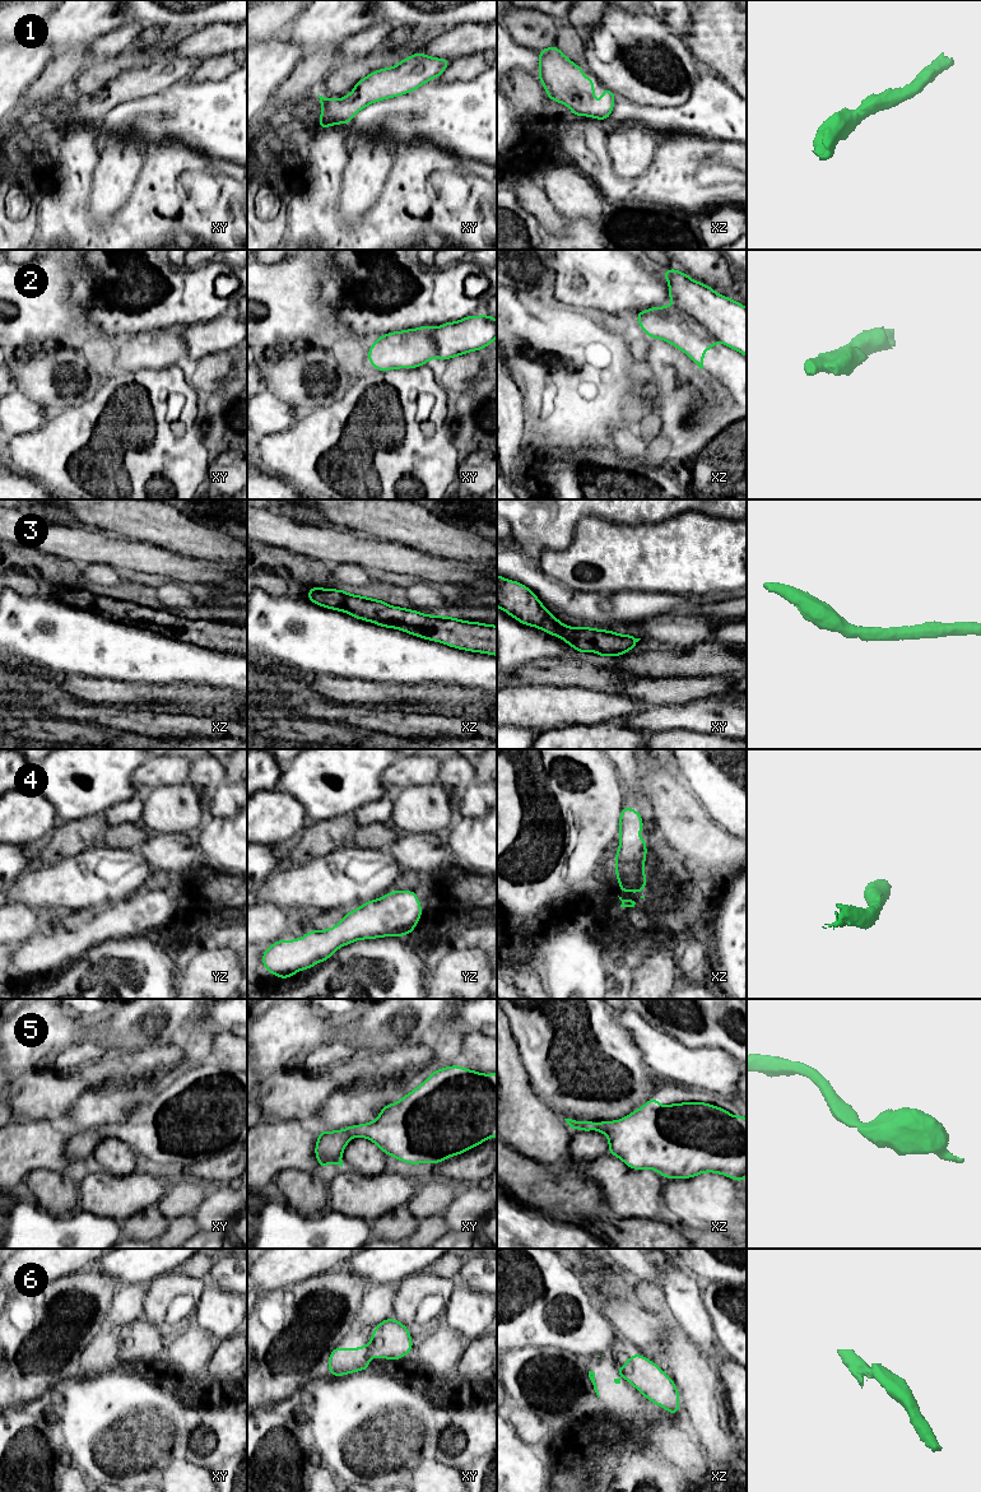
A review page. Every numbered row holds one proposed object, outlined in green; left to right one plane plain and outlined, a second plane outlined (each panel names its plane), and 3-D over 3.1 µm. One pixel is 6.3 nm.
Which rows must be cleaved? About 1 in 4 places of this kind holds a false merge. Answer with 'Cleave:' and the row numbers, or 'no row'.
Cleave: 2, 6

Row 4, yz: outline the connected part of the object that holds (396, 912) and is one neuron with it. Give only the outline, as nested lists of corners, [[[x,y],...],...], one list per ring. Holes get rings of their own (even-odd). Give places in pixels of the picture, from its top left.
[[[394,891],[348,912],[335,928],[312,930],[299,939],[280,939],[262,953],[262,966],[280,980],[331,957],[341,945],[358,939],[405,936],[422,917],[418,896],[413,891]]]

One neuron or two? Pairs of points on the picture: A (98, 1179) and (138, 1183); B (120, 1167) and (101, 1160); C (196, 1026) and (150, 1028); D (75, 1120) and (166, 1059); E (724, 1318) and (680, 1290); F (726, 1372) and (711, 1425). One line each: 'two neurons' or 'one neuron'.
A: one neuron
B: one neuron
C: two neurons
D: two neurons
E: two neurons
F: two neurons

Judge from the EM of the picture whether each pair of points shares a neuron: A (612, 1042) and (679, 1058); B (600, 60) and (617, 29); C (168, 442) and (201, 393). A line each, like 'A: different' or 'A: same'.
A: different
B: same
C: different

